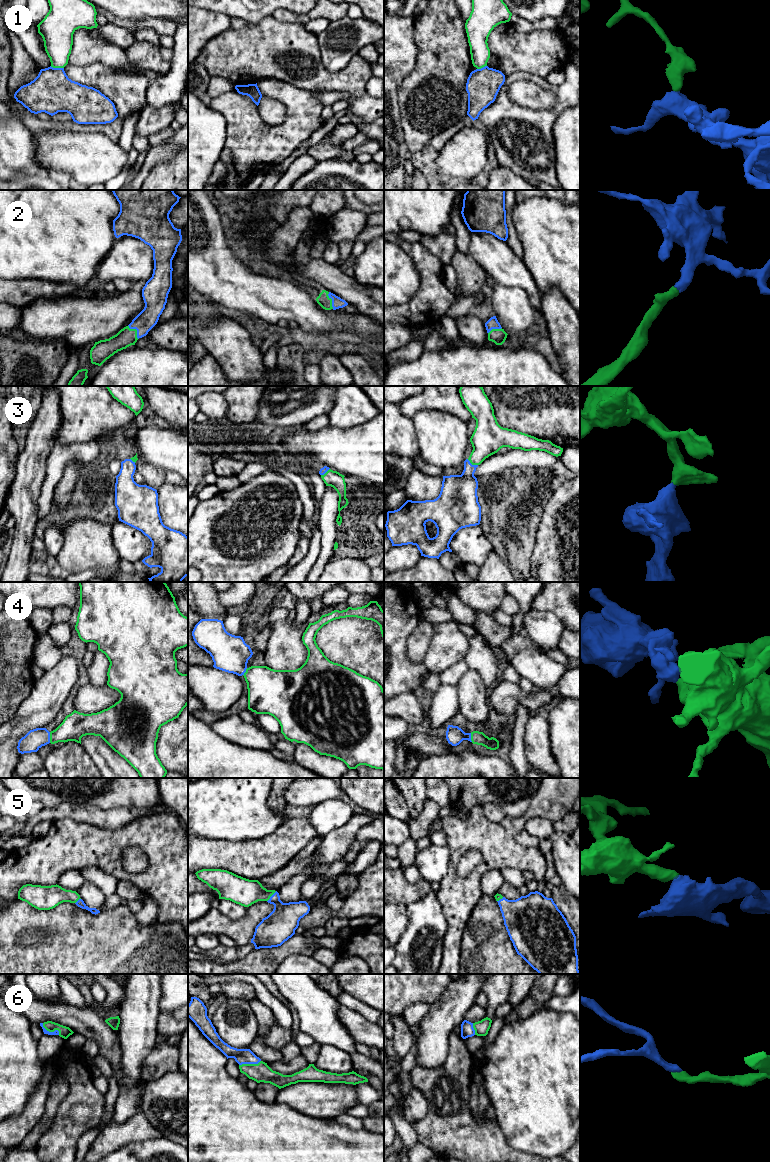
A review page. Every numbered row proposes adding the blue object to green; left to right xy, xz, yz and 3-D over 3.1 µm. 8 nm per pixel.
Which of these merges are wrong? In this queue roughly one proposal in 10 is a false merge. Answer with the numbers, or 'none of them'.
1

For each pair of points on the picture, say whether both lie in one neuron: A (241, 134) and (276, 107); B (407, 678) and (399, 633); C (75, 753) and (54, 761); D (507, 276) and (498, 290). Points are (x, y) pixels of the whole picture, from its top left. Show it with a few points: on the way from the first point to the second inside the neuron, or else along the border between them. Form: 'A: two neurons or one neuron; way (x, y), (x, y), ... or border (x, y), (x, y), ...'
A: two neurons; border (257, 106), (266, 123), (279, 124), (284, 120)
B: one neuron; way (399, 667), (399, 644)
C: one neuron; way (70, 758), (67, 761), (59, 761)
D: two neurons; border (497, 283), (503, 286), (519, 286), (523, 290)

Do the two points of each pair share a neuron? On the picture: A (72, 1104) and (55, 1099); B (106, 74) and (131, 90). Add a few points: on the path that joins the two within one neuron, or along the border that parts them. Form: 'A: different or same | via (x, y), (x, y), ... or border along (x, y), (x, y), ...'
A: different | border along (66, 1078), (67, 1094), (51, 1122)
B: same | via (112, 80), (125, 90)

